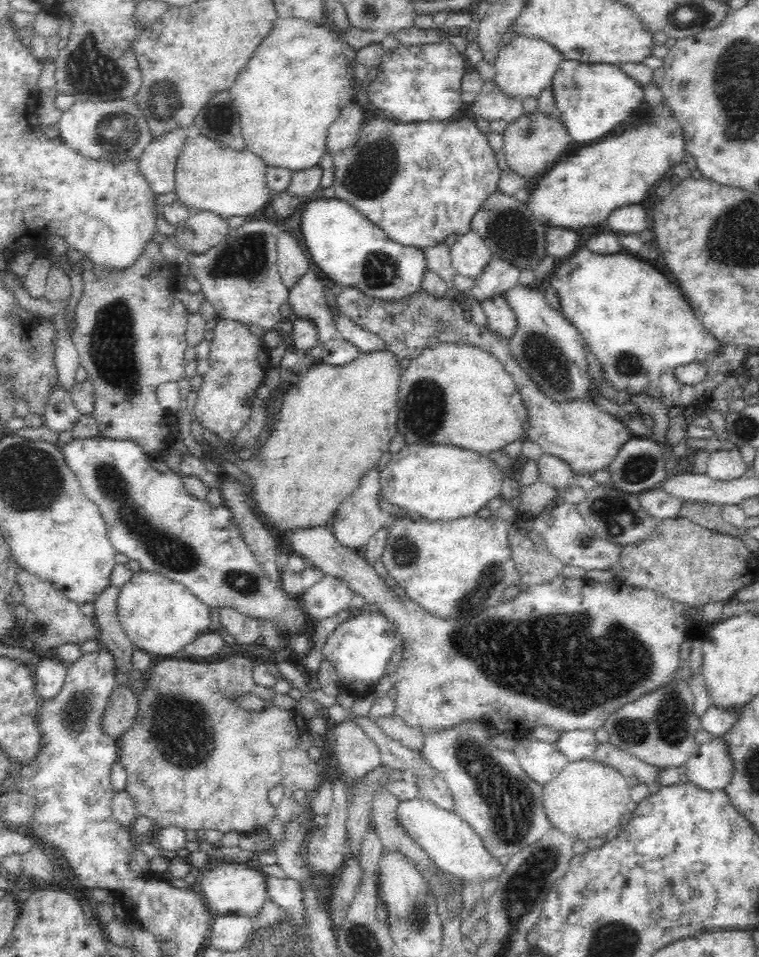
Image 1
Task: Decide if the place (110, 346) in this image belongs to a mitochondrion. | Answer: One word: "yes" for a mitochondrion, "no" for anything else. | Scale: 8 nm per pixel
yes

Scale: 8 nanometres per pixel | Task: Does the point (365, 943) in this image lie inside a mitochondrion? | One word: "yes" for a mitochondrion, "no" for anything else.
yes

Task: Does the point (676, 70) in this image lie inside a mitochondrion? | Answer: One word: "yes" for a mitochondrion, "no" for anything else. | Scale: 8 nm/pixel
no

